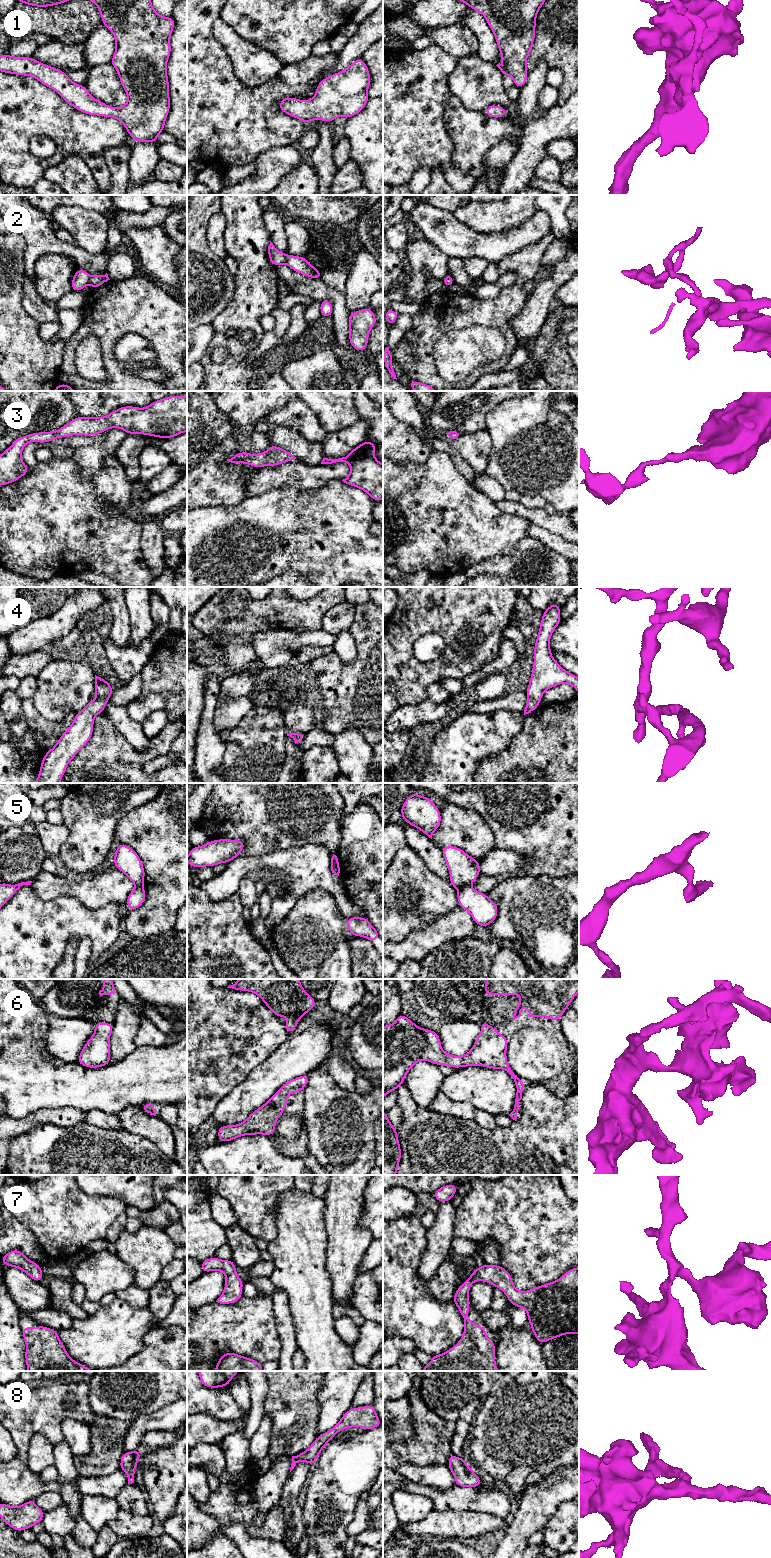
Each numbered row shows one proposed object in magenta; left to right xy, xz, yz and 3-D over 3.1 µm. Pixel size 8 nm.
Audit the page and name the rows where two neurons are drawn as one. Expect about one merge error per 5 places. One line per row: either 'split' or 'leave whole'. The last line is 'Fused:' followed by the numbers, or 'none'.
1: leave whole
2: split
3: leave whole
4: leave whole
5: split
6: leave whole
7: leave whole
8: leave whole
Fused: 2, 5

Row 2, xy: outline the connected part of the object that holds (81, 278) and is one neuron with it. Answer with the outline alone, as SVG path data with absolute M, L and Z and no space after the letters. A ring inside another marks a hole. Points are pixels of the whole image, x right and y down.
M77 268L71 282L72 291L80 292L89 284L90 275L83 269Z

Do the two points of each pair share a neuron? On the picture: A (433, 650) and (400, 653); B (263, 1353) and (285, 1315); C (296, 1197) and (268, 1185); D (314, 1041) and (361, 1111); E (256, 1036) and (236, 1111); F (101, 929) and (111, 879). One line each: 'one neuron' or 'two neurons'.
A: two neurons
B: two neurons
C: two neurons
D: two neurons
E: two neurons
F: two neurons

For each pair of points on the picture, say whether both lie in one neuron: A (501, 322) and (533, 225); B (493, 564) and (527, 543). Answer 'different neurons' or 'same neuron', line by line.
A: different neurons
B: same neuron

